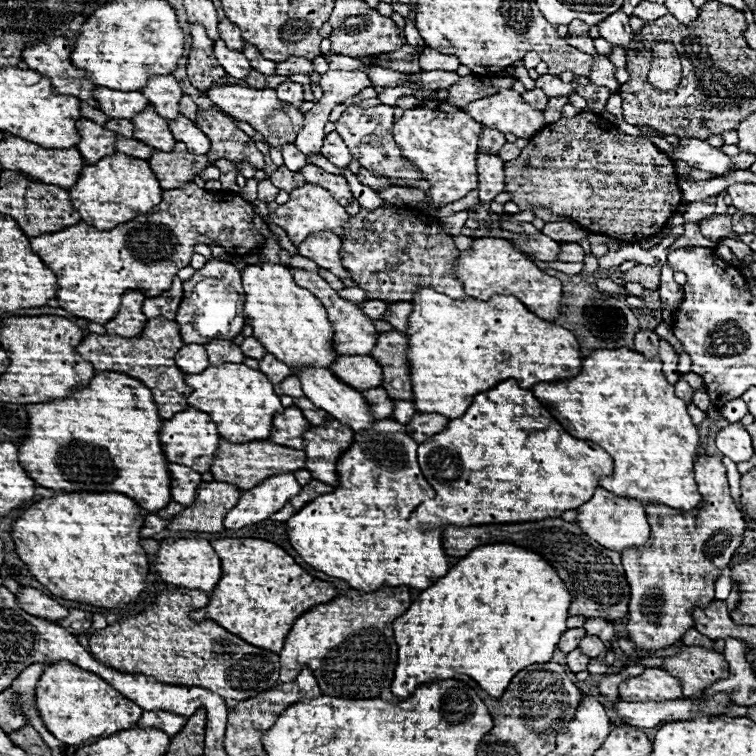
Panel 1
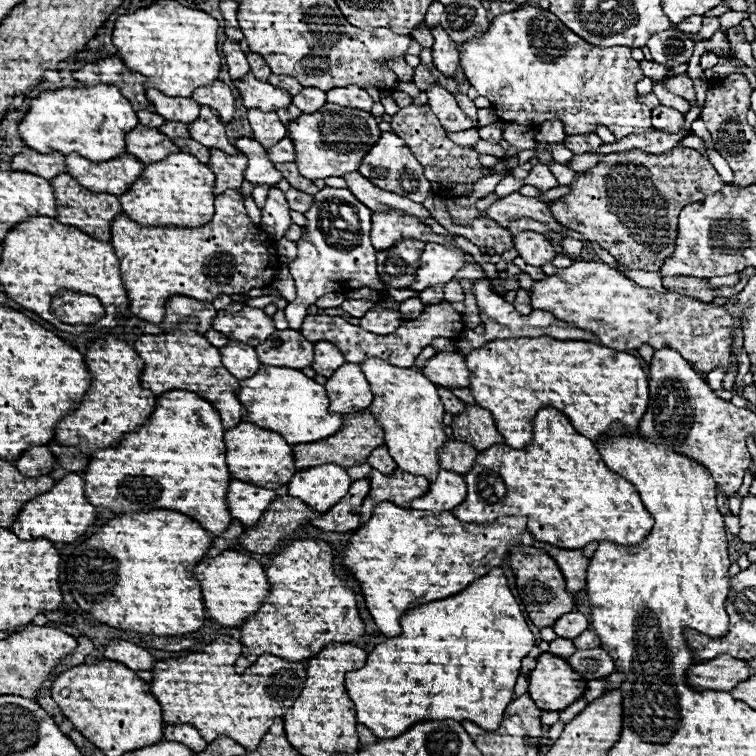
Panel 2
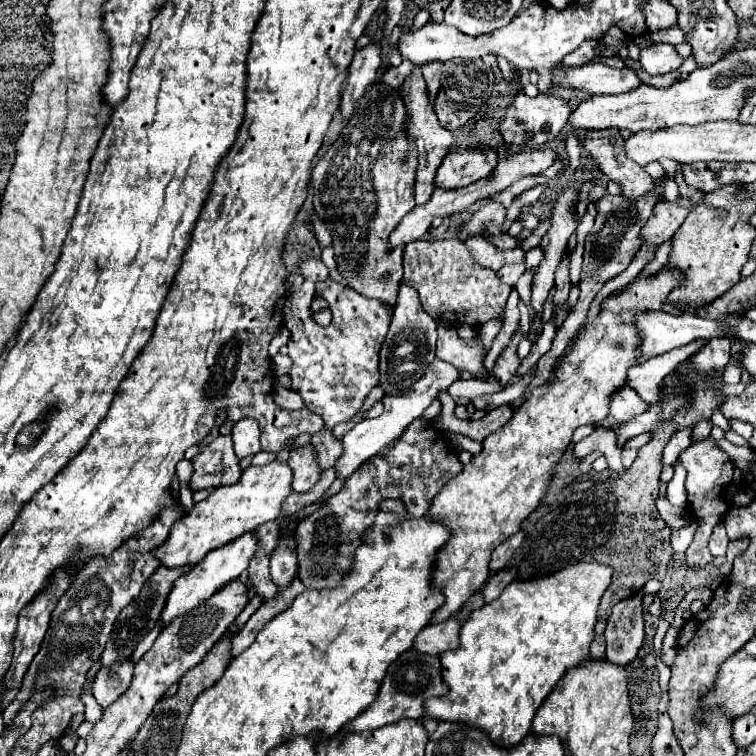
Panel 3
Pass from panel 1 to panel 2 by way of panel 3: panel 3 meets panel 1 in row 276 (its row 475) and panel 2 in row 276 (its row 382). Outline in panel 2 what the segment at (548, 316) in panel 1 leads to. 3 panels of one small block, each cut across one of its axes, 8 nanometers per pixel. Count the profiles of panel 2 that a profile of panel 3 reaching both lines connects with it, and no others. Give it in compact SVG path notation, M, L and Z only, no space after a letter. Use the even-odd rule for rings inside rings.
M580 260L568 268L558 268L556 274L534 280L530 298L534 310L552 312L556 318L596 334L604 346L614 350L638 350L642 344L650 344L656 350L672 346L700 372L710 372L716 366L728 368L736 360L730 352L730 330L742 322L732 318L724 306L698 302L676 292L660 294L652 288L642 288L604 262Z

